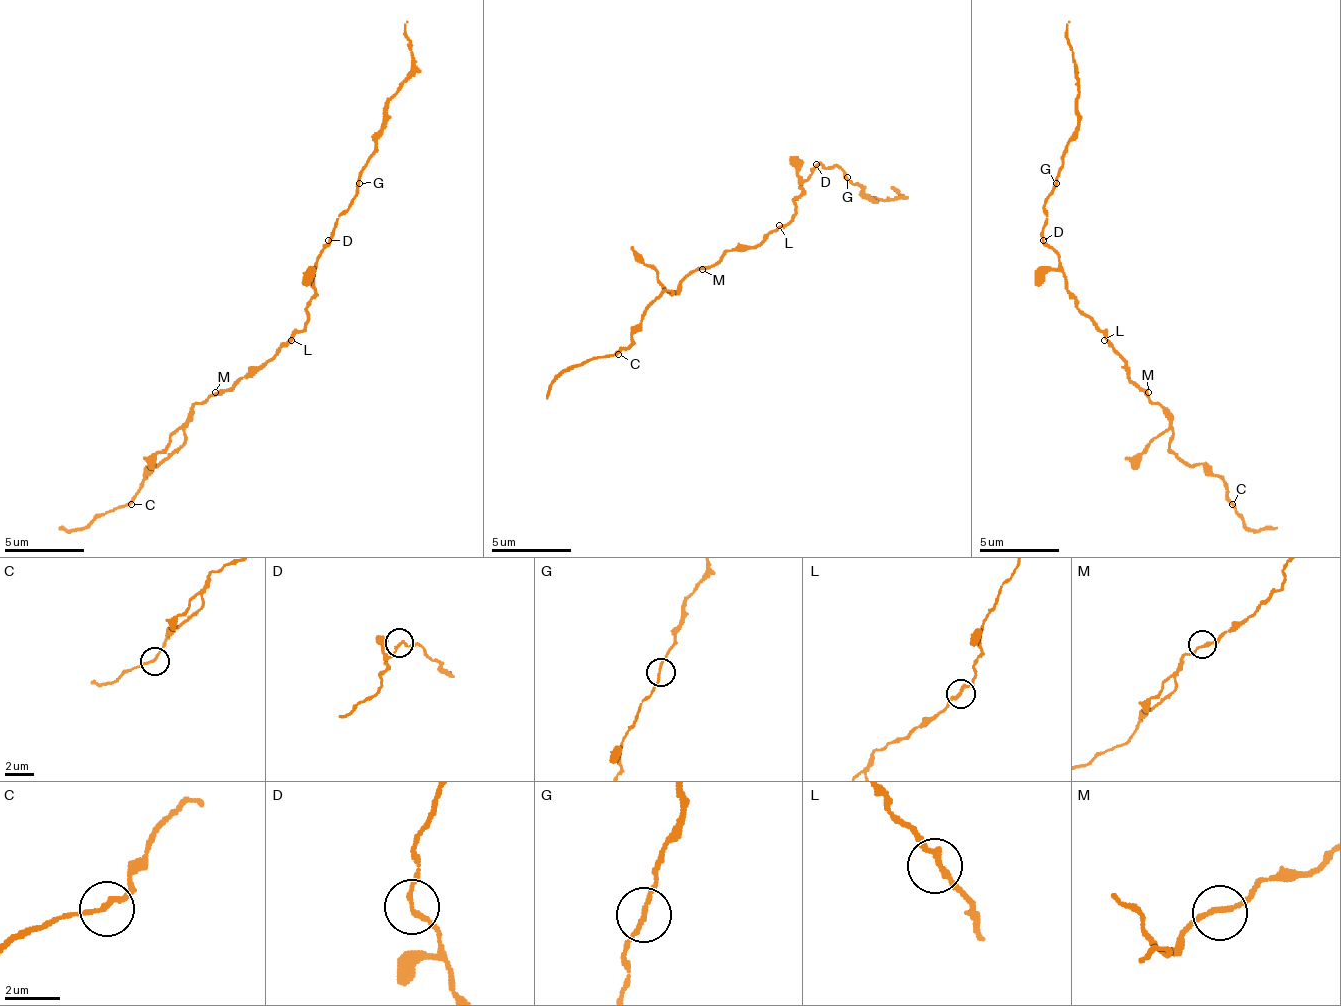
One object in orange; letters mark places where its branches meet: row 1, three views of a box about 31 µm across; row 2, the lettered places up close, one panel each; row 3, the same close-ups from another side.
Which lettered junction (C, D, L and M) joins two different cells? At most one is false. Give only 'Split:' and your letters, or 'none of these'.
Split: none of these

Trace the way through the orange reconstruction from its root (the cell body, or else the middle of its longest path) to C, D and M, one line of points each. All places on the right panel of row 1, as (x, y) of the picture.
C: (1108, 340), (1128, 376), (1164, 412), (1168, 444), (1188, 464), (1204, 464), (1232, 504)
D: (1108, 340), (1080, 308), (1080, 300), (1068, 288), (1060, 255), (1044, 239)
M: (1108, 340), (1108, 344), (1124, 360), (1128, 376), (1148, 392)

